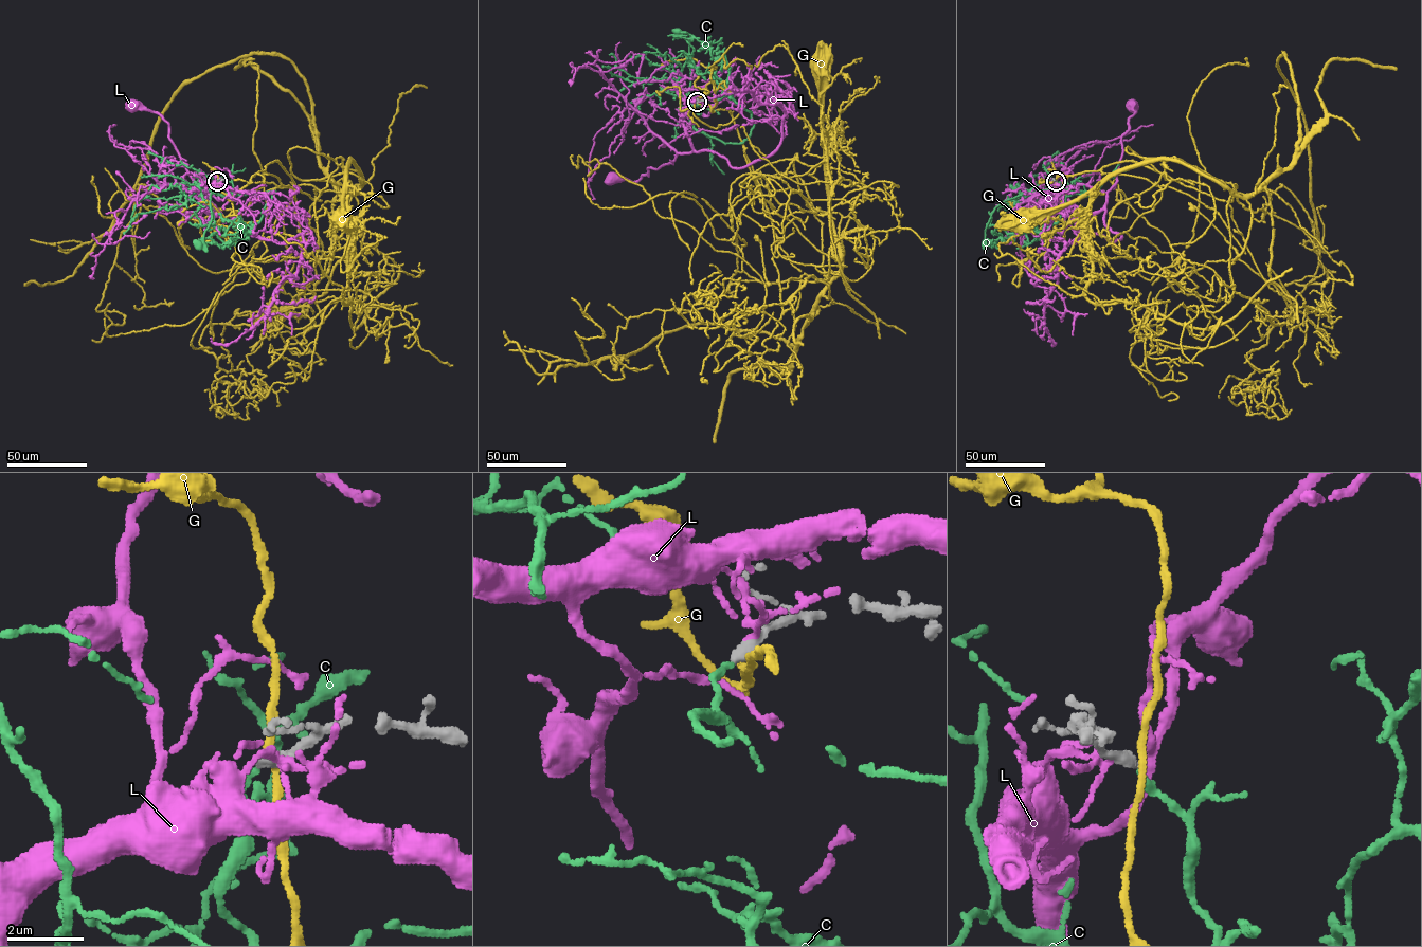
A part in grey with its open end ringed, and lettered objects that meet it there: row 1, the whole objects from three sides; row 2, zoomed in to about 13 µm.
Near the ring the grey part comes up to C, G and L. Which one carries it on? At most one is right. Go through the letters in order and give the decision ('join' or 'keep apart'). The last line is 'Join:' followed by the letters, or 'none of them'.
C: join
G: keep apart
L: keep apart
Join: C

